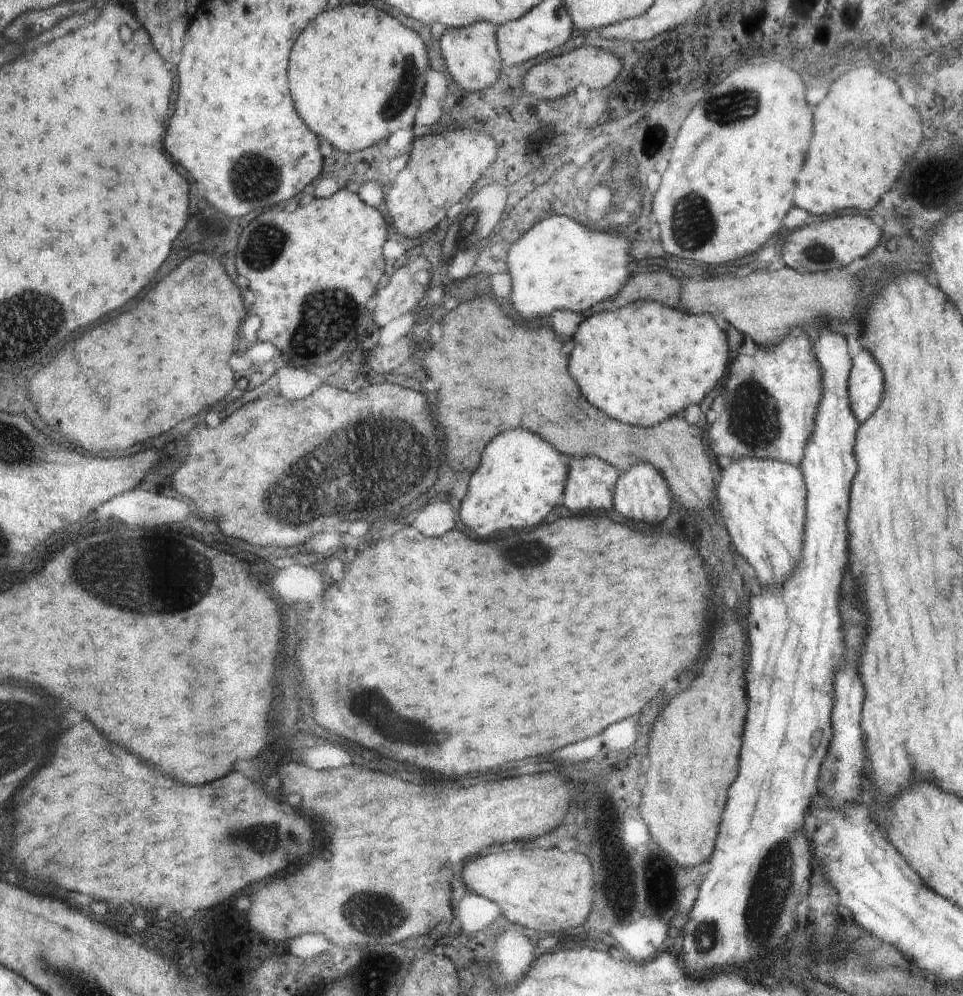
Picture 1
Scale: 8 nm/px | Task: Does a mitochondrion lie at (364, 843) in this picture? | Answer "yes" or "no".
no

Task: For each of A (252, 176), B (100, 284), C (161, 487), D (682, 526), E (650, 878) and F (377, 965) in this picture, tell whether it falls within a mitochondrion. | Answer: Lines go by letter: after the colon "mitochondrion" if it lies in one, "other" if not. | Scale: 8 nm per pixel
A: mitochondrion
B: other
C: other
D: other
E: mitochondrion
F: mitochondrion

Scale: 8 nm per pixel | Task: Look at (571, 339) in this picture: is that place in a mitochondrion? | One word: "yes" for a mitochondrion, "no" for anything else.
no

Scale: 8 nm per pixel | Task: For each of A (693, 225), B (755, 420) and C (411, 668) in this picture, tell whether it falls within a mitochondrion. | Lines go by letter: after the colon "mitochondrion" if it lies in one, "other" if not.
A: mitochondrion
B: mitochondrion
C: other

